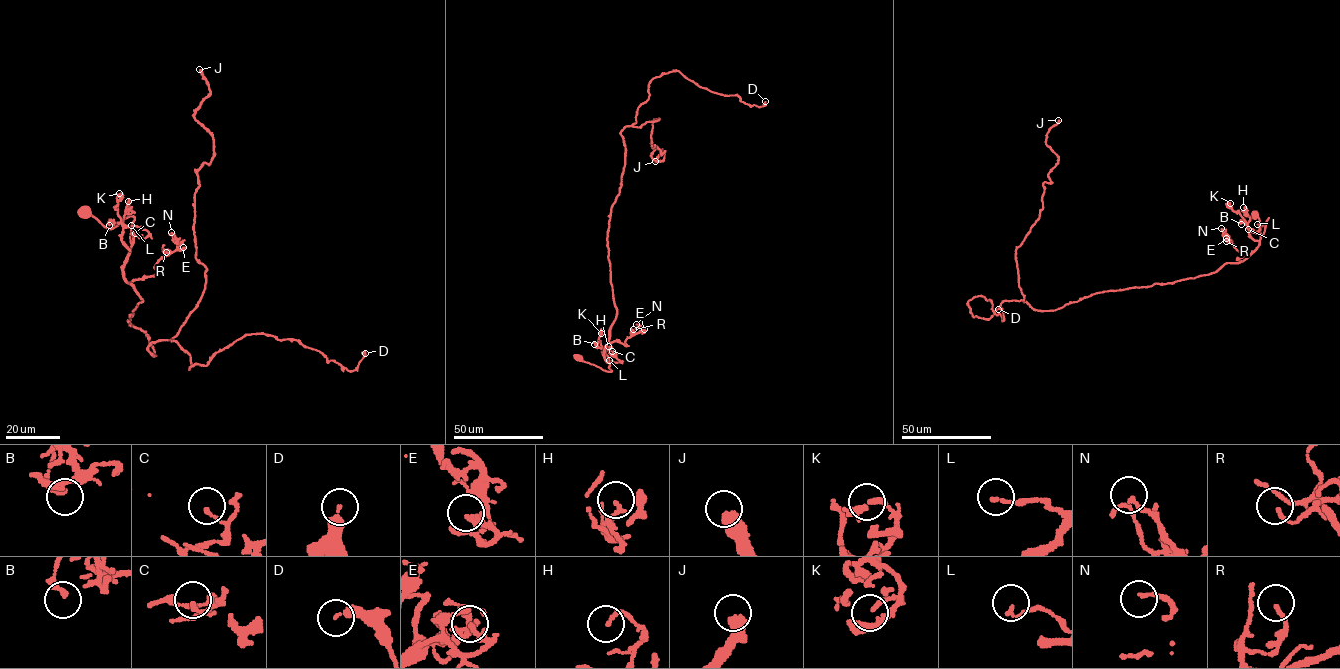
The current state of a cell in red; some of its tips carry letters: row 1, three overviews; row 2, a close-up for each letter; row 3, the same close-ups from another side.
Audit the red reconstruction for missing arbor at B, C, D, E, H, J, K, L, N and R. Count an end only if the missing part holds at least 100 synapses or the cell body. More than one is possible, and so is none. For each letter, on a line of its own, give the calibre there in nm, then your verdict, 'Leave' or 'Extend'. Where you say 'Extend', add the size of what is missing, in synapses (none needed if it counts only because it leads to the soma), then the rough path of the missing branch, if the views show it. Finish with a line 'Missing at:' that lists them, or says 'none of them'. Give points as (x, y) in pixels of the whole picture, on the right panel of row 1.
B: Thickness 200 nm. Leave
C: Thickness 150 nm. Leave
D: Thickness 320 nm. Leave
E: Thickness 240 nm. Leave
H: Thickness 170 nm. Leave
J: Thickness 500 nm. Leave
K: Thickness 200 nm. Leave
L: Thickness 130 nm. Leave
N: Thickness 140 nm. Leave
R: Thickness 150 nm. Leave
Missing at: none of them

